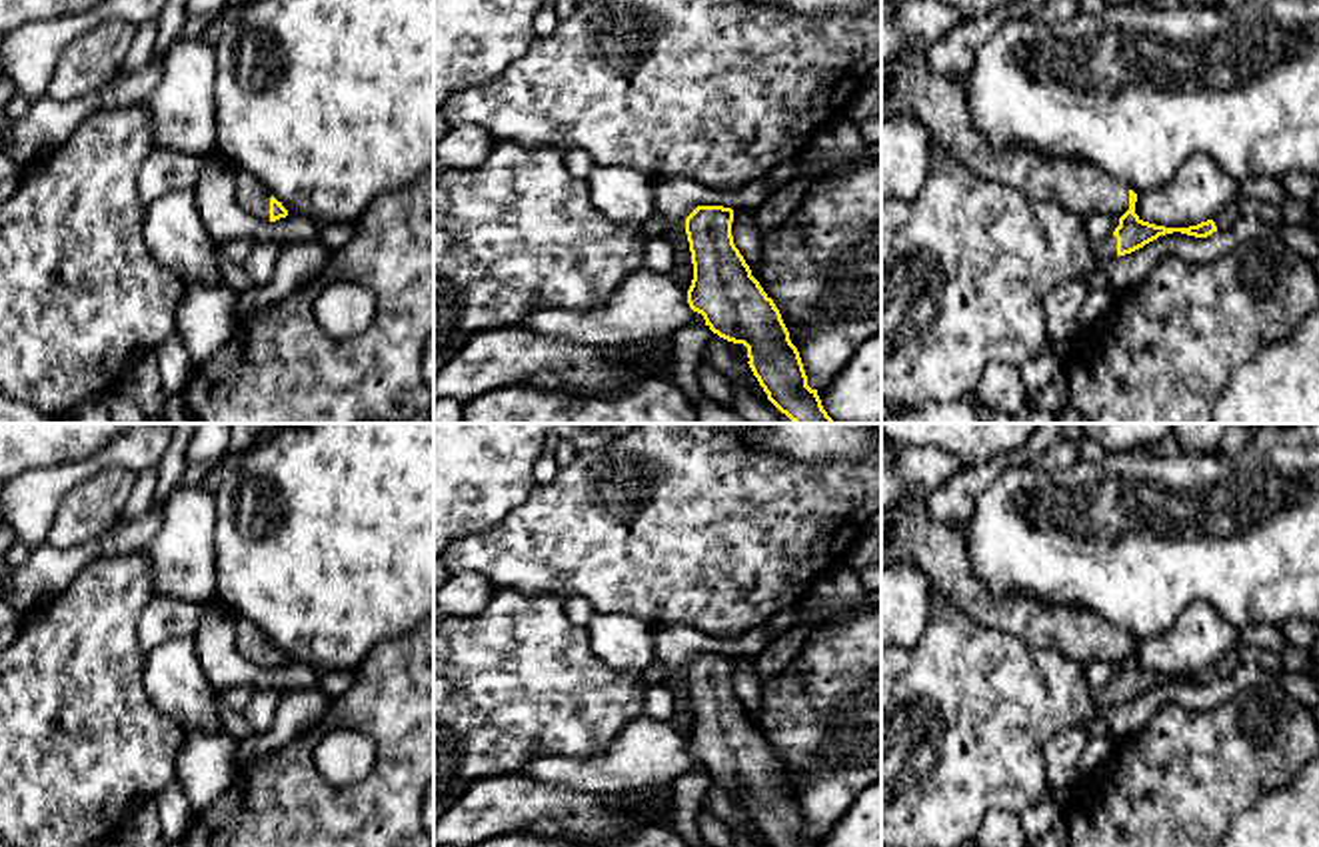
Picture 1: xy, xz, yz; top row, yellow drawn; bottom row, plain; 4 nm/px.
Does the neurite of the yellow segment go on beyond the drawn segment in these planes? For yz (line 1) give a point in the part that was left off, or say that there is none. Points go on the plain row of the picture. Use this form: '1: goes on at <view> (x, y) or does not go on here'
1: goes on at yz (940, 552)

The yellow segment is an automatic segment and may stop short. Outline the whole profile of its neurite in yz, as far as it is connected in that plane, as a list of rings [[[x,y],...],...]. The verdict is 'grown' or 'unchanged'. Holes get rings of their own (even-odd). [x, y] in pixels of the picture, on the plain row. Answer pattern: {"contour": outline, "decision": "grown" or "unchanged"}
{"contour": [[[905,495],[891,505],[895,521],[881,537],[881,567],[915,563],[933,593],[941,593],[977,623],[1015,635],[1033,647],[1057,649],[1081,665],[1093,659],[1117,663],[1115,679],[1091,691],[1095,703],[1107,707],[1125,703],[1173,679],[1195,685],[1217,679],[1213,667],[1189,675],[1143,669],[1135,661],[1137,641],[1093,611],[1045,603],[1019,591],[989,593],[973,571],[963,531],[931,519],[925,503],[927,497]]], "decision": "grown"}

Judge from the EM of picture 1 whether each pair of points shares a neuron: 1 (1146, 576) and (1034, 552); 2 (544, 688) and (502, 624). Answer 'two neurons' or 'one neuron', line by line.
1: one neuron
2: one neuron

